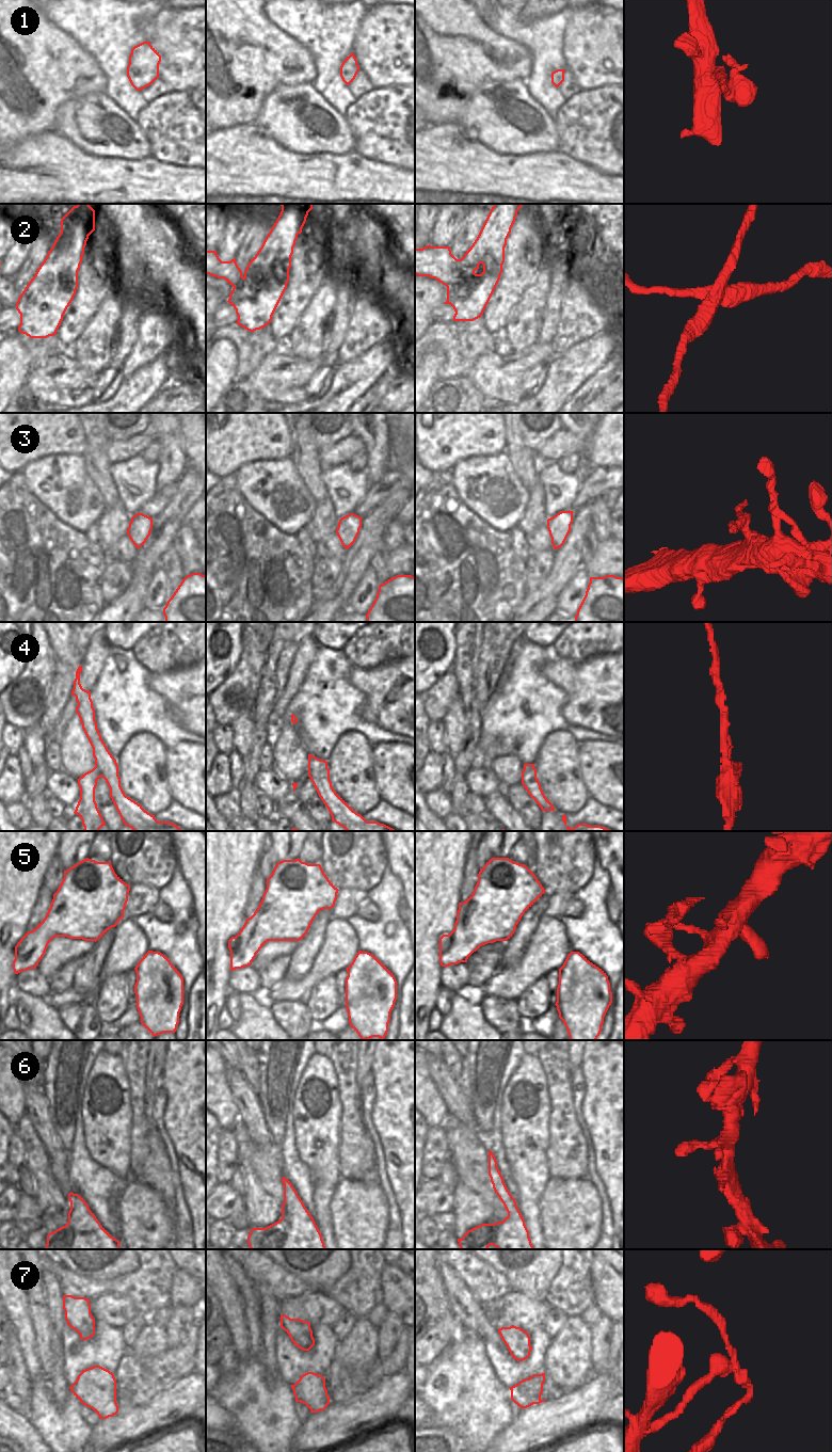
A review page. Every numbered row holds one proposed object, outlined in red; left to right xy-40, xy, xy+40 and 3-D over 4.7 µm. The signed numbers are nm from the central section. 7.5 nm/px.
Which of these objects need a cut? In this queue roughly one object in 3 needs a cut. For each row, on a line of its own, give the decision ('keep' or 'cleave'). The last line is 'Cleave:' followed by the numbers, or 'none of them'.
1: keep
2: cleave
3: keep
4: cleave
5: cleave
6: keep
7: cleave
Cleave: 2, 4, 5, 7

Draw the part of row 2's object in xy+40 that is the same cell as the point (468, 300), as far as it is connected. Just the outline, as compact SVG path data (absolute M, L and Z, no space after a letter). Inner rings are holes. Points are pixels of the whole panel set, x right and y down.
M494 204L477 239L460 259L460 271L467 283L447 287L447 301L455 314L453 321L474 321L480 318L500 280L505 262L505 248L517 211L524 204Z

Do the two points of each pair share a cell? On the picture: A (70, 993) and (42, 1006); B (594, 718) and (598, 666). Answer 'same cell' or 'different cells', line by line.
A: different cells
B: same cell

